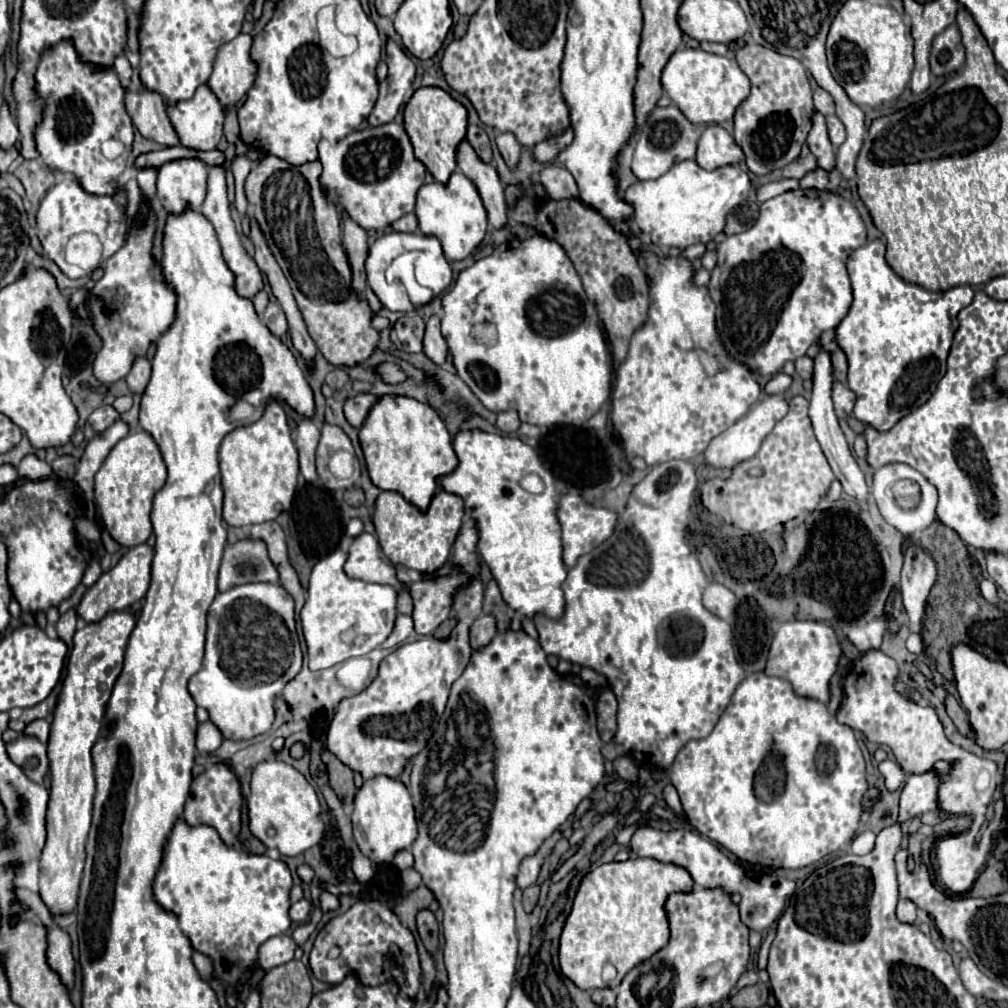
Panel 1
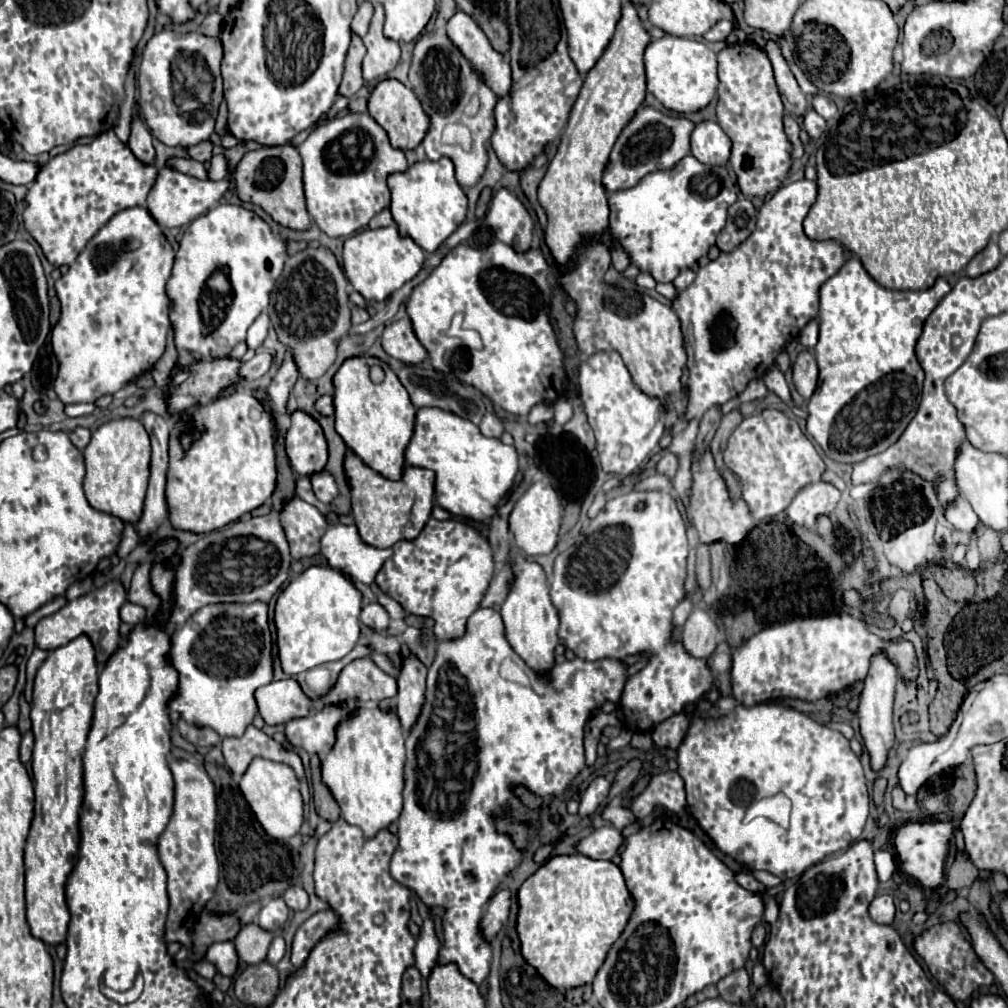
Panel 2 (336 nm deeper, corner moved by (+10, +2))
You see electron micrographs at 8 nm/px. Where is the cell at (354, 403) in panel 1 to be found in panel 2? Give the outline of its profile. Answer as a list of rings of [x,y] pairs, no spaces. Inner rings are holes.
[[[323,395],[315,401],[315,409],[321,413],[321,415],[333,415],[333,397],[331,395]]]

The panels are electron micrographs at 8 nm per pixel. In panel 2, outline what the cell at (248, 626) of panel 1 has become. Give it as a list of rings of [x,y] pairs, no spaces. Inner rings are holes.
[[[219,603],[199,609],[185,625],[171,633],[171,653],[167,653],[167,657],[171,657],[171,665],[175,665],[175,671],[179,673],[179,689],[167,703],[169,711],[177,711],[187,723],[211,727],[221,737],[243,735],[247,725],[251,725],[257,715],[257,703],[253,697],[255,689],[273,681],[267,603]]]

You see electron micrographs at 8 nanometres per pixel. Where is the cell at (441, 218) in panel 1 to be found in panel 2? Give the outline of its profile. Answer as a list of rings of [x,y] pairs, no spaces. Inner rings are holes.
[[[447,157],[437,161],[417,161],[407,171],[391,173],[387,177],[387,185],[391,191],[389,209],[401,237],[411,237],[427,253],[435,253],[437,247],[465,221],[467,197],[459,187],[453,163]]]

